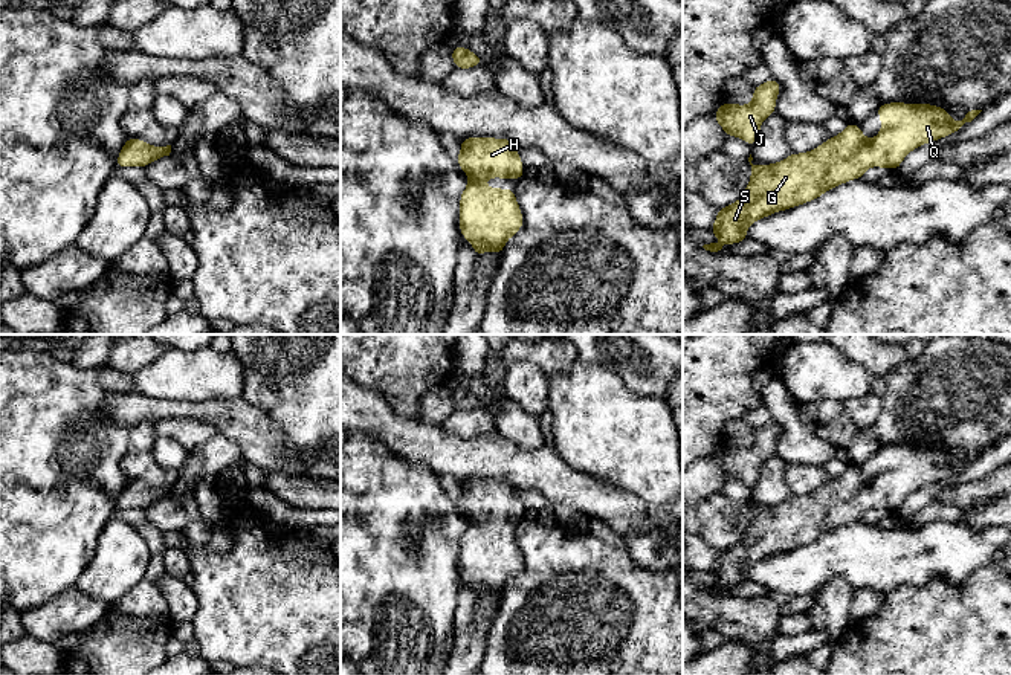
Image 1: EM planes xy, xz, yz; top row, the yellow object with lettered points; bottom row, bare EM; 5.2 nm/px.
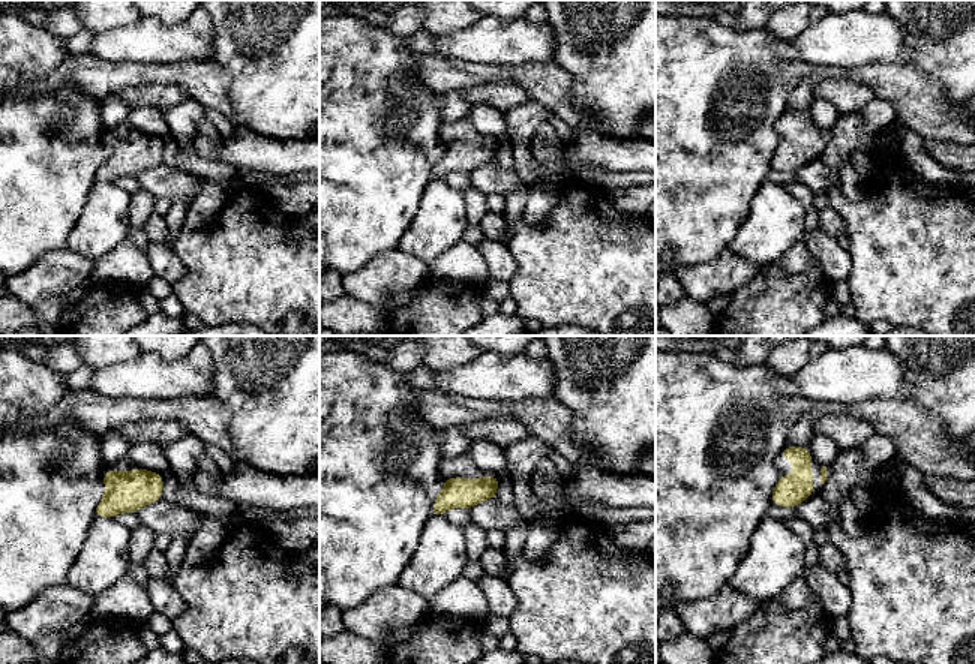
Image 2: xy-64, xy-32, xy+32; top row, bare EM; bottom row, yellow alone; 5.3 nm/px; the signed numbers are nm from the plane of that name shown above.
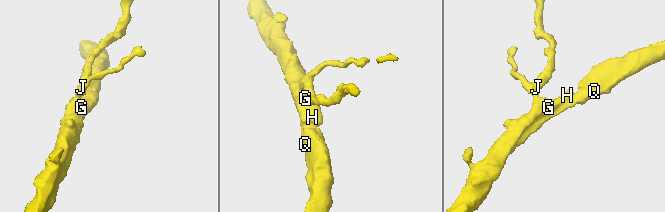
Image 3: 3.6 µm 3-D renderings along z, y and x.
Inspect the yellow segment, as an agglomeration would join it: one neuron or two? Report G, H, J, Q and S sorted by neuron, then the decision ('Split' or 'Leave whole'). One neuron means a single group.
Groups: G H J Q S. Leave whole

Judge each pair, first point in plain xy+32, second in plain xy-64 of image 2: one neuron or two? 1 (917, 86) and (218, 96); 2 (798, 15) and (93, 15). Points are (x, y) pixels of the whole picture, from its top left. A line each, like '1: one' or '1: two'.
1: one
2: one

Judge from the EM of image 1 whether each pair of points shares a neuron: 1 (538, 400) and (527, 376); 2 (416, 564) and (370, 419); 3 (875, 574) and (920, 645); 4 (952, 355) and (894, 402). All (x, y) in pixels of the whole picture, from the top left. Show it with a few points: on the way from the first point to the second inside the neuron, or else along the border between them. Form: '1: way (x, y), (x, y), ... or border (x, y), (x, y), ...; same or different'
1: way (532, 394), (527, 382); same
2: border (356, 432), (377, 437), (405, 460); different
3: border (923, 584), (895, 585), (885, 594); different
4: way (938, 368), (907, 399); same

